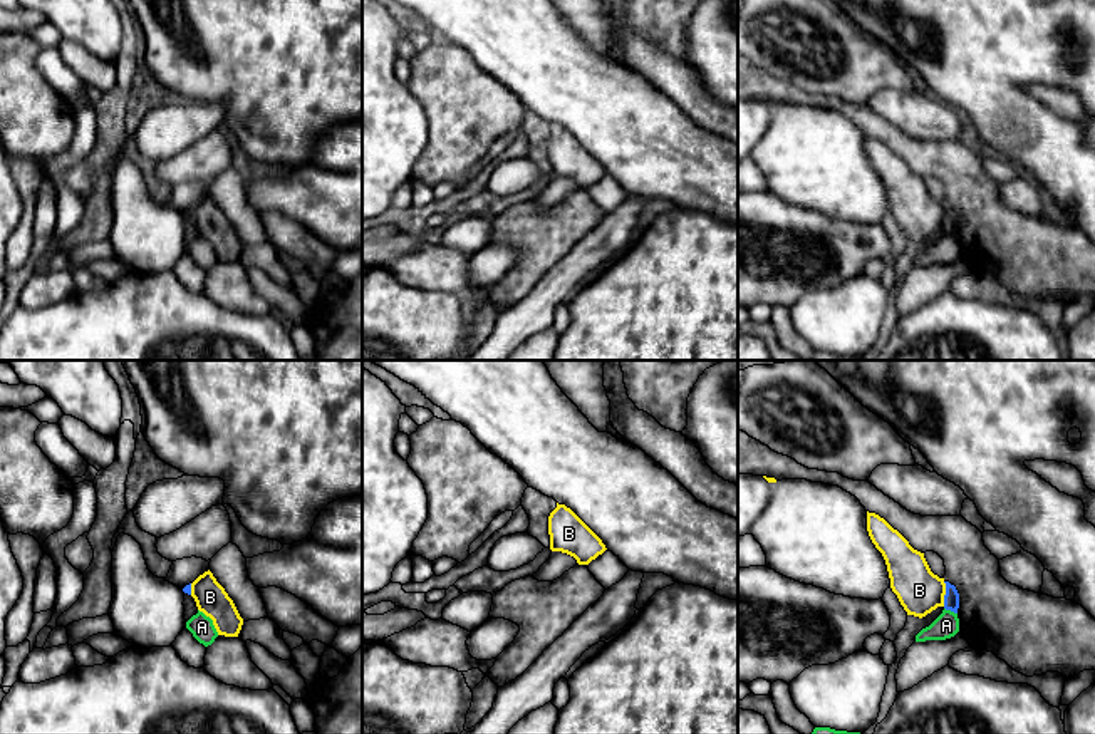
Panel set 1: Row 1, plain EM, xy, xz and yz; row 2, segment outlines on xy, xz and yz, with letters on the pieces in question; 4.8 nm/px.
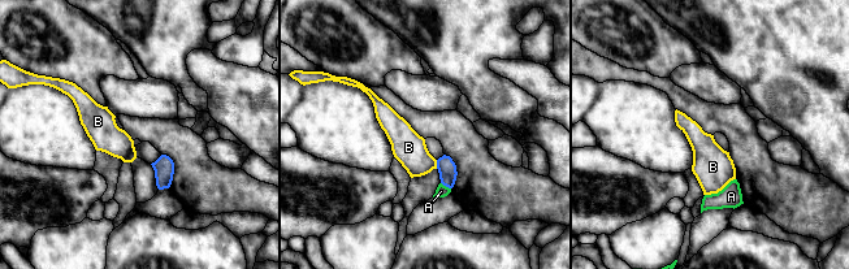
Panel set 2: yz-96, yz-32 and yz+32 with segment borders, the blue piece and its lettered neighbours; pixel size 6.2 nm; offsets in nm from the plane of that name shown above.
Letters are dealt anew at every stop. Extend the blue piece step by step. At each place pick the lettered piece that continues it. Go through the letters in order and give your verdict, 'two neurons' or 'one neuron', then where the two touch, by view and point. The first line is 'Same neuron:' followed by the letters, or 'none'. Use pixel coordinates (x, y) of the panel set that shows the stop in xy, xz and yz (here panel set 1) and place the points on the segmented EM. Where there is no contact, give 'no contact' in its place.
Same neuron: none
A: two neurons | yz (951, 610)
B: two neurons | yz (946, 594)

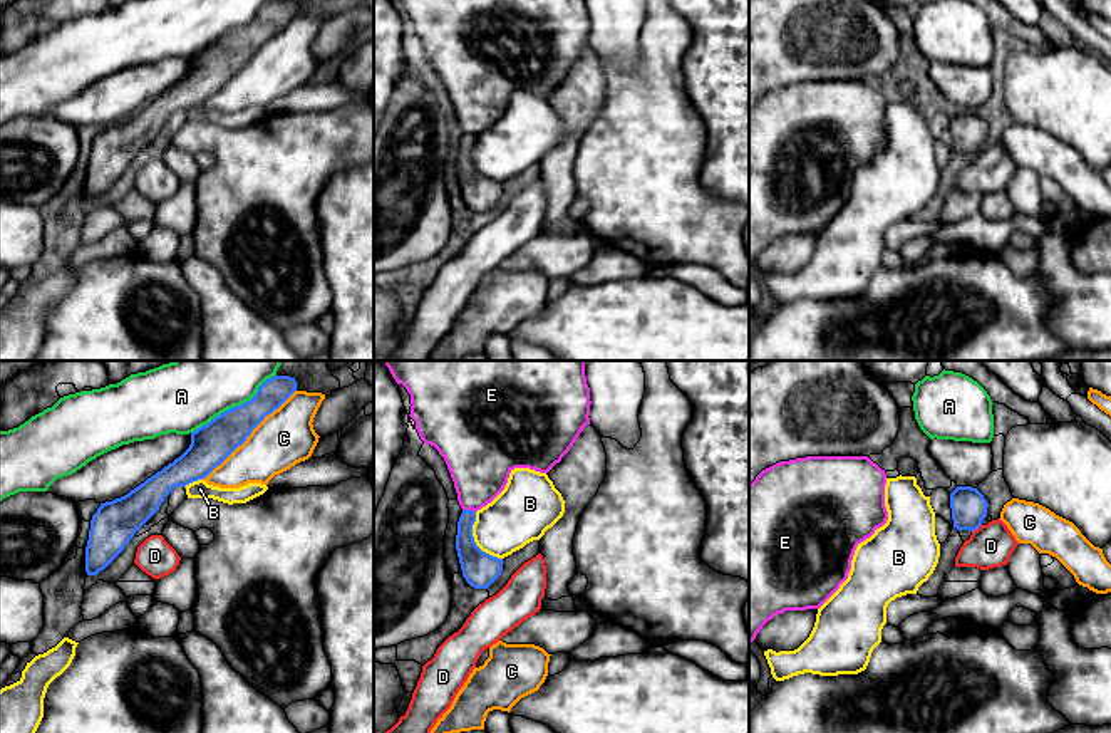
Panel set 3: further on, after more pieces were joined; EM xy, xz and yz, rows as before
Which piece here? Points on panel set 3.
Same neuron: none
A: two neurons | xy (235, 406)
B: two neurons | xz (473, 540)
C: two neurons | xy (248, 435)
D: two neurons | yz (976, 529)
E: two neurons | xz (470, 510)

